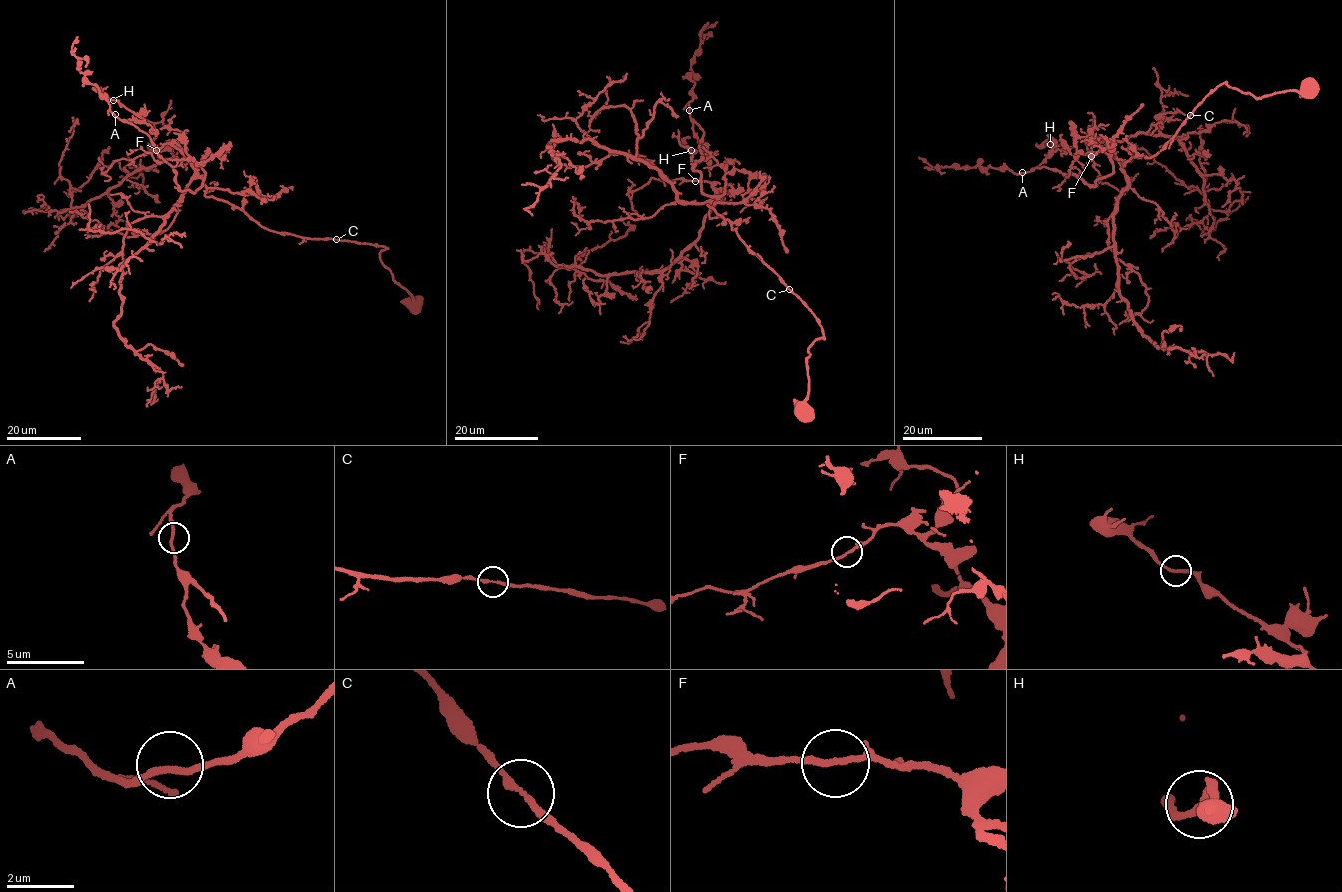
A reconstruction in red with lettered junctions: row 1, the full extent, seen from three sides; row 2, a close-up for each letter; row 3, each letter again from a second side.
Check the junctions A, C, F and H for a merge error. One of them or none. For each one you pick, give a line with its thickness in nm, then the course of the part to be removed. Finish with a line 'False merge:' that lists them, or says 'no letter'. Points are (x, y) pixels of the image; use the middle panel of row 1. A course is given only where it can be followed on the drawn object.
False merge: no letter

